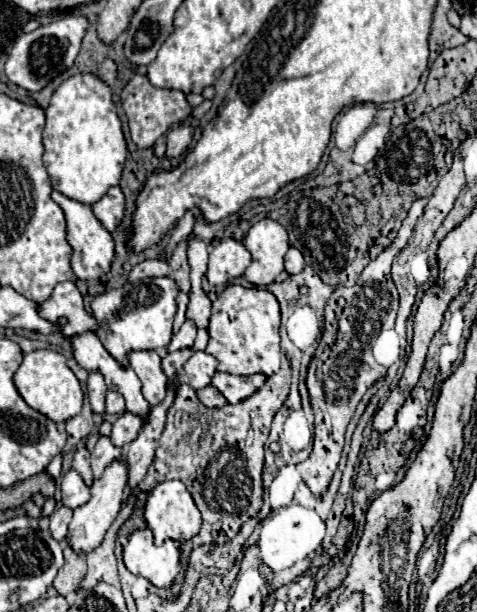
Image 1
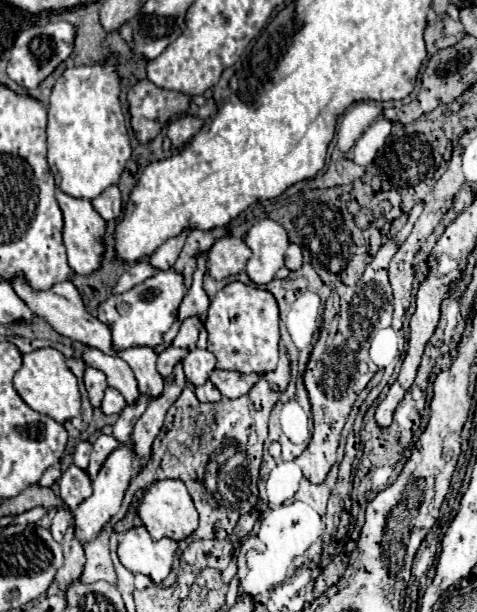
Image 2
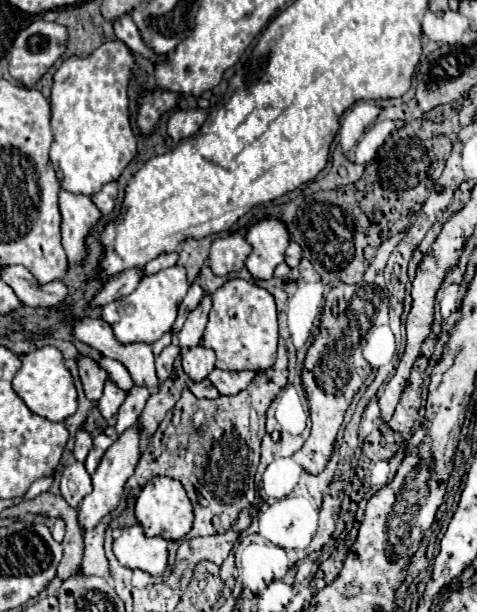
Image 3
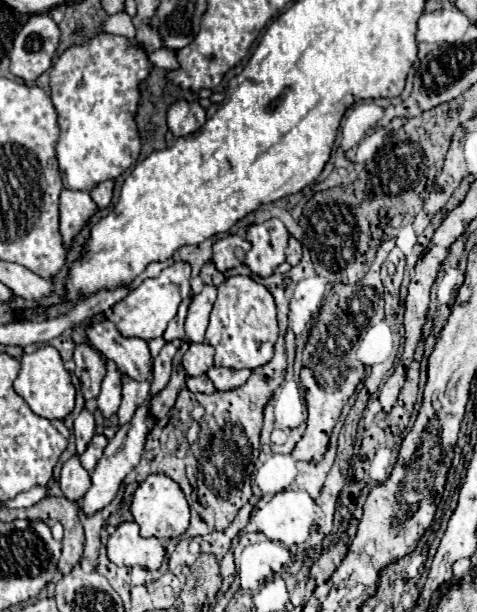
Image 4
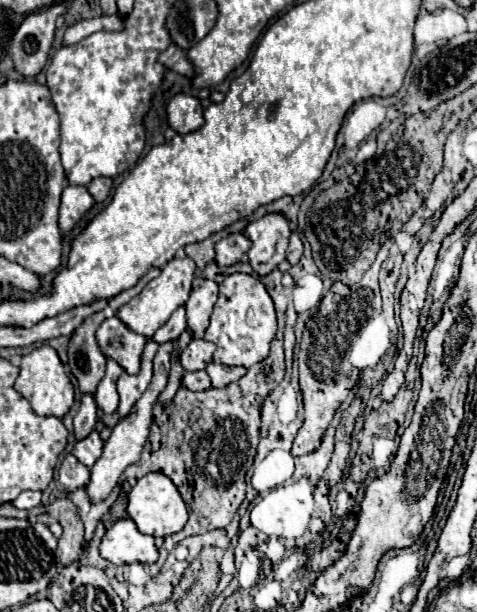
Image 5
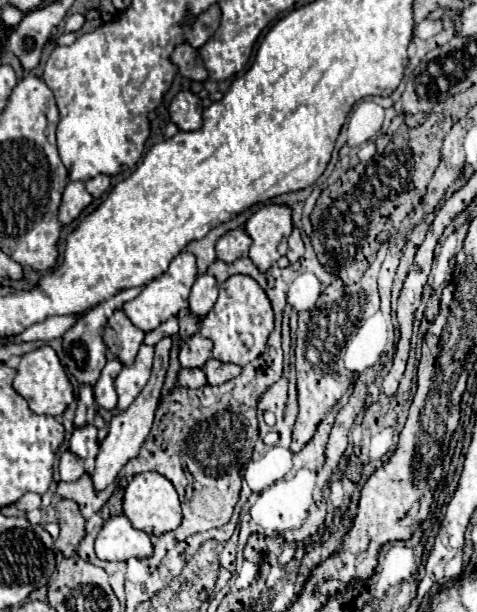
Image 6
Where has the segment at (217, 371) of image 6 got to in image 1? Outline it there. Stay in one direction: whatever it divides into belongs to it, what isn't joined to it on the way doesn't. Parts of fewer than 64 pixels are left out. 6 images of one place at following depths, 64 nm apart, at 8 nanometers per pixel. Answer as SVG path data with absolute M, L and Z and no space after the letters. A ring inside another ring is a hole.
M216 372L212 378L212 386L216 386L230 404L234 404L252 396L264 384L264 380L266 380L264 374L232 376L228 372Z

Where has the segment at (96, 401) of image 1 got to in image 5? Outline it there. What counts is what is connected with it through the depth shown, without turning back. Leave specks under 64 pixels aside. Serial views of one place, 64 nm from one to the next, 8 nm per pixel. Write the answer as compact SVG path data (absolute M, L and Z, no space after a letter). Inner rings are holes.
M152 268L152 270L148 272L148 276L144 276L134 288L124 290L120 296L110 298L110 300L108 300L108 308L104 308L104 310L100 310L100 312L94 312L92 316L88 316L88 320L84 320L84 324L80 324L80 328L76 328L76 332L70 334L70 342L68 342L68 366L70 366L70 372L76 376L78 386L80 386L80 390L82 390L84 394L94 394L94 390L96 390L96 386L98 386L98 382L102 380L104 370L106 370L106 356L104 356L102 348L96 344L96 328L98 328L108 316L116 314L116 310L118 310L122 304L126 304L128 300L132 300L134 296L138 296L138 294L142 292L144 284L148 284L148 280L156 278L158 274L160 274L160 270L158 270L158 268Z

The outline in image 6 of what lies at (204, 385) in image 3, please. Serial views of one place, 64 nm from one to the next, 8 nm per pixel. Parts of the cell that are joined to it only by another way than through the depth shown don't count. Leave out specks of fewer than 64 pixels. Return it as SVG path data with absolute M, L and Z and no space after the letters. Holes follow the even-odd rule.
M180 368L178 384L186 388L200 388L206 384L206 374L202 368Z

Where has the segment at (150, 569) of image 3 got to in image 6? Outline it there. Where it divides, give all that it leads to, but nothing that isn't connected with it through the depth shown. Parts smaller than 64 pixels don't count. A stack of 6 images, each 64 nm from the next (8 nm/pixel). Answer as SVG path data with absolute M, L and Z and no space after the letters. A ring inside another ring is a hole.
M118 514L104 522L102 530L96 536L94 552L100 560L122 562L132 556L136 558L150 556L152 542L146 532L132 528L130 520L124 514Z

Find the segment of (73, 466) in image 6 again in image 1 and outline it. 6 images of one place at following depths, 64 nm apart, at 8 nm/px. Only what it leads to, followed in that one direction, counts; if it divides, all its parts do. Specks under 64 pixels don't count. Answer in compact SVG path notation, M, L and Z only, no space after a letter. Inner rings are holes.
M74 468L64 474L60 490L62 490L62 504L68 508L78 508L90 500L90 486L82 480L82 476Z

